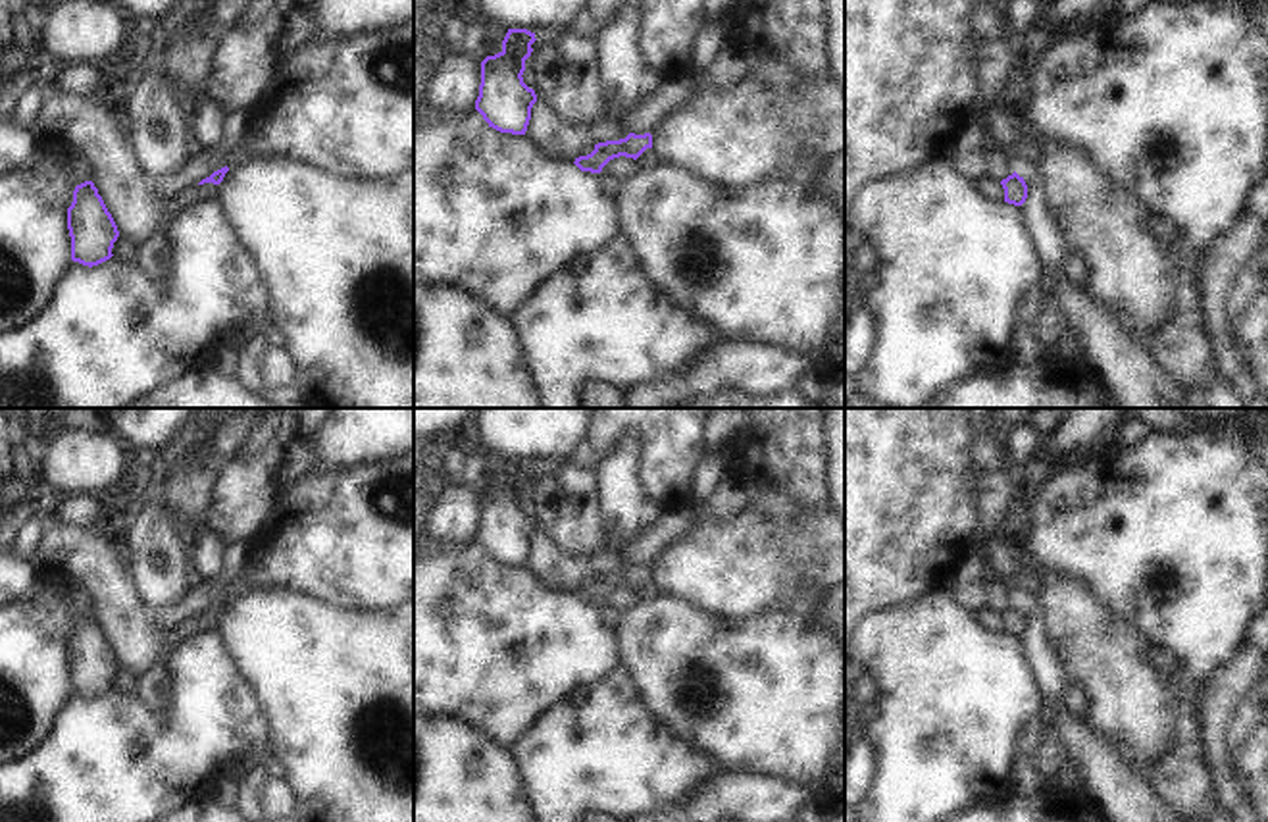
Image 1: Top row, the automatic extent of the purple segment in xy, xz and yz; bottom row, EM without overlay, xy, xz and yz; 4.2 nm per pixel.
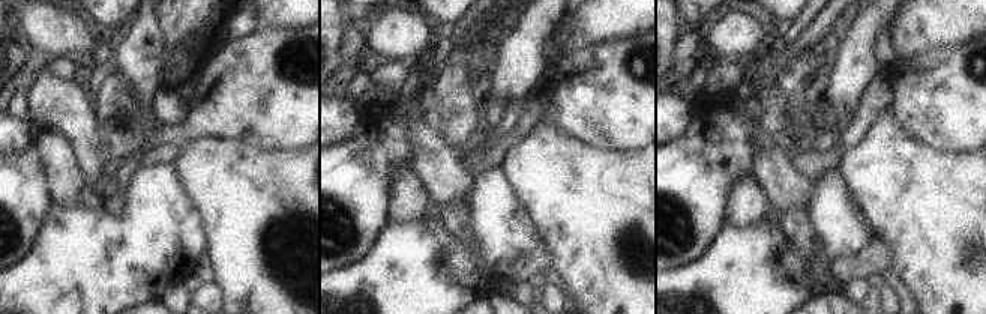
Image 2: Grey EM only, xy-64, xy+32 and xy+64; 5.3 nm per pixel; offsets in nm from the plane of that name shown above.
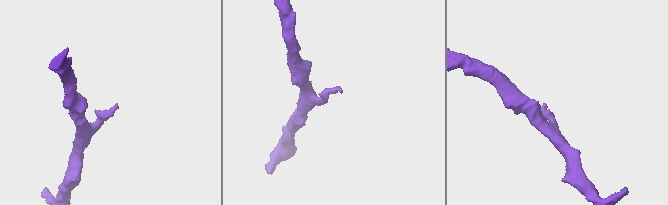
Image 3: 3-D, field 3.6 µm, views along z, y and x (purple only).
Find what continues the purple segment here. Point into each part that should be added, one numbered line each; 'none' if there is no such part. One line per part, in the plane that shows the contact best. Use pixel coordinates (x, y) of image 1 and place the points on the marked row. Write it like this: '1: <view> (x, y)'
none.

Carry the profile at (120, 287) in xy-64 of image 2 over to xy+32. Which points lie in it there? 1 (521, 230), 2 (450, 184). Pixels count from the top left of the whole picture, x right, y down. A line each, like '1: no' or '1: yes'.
1: yes
2: no

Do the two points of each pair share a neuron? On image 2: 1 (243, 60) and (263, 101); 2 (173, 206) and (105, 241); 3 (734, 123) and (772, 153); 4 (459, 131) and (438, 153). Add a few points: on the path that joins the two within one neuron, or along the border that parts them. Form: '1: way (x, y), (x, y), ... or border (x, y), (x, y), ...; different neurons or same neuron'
1: way (243, 71), (261, 90); same neuron
2: way (156, 223), (138, 241), (122, 241); same neuron
3: border (766, 113), (755, 120), (751, 132), (751, 173); different neurons
4: border (423, 101), (429, 108), (429, 119), (440, 131); different neurons

